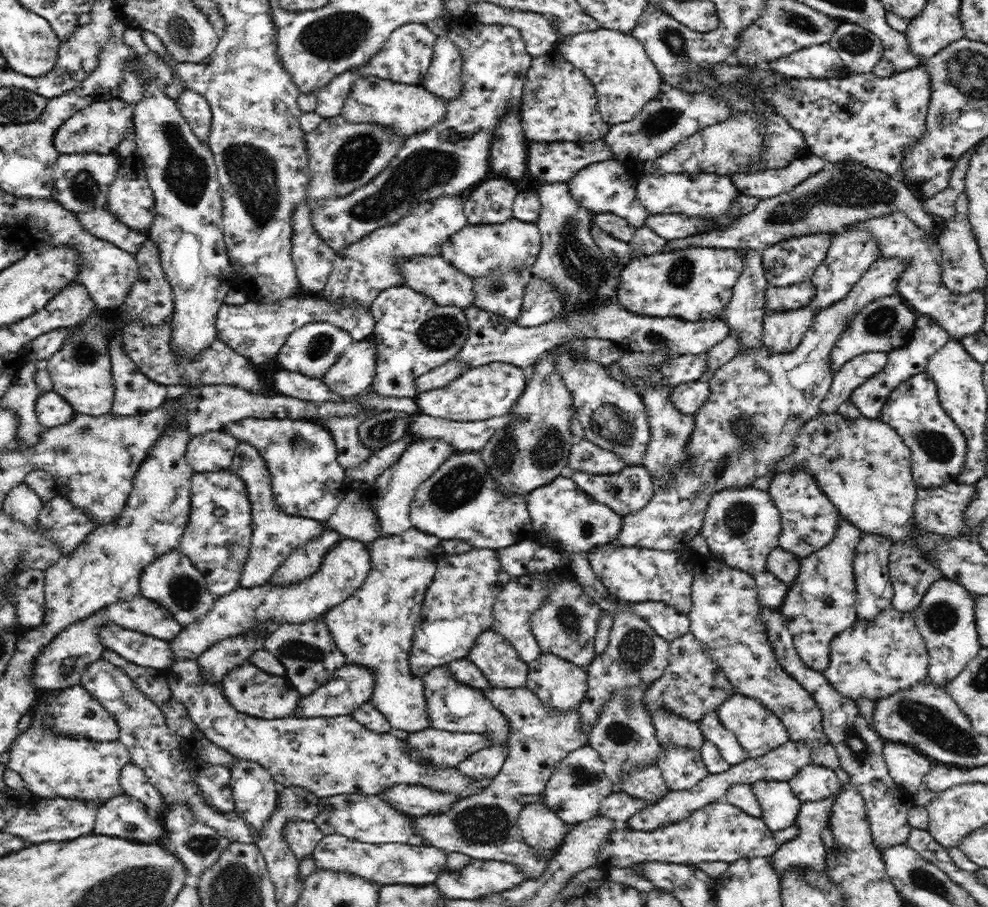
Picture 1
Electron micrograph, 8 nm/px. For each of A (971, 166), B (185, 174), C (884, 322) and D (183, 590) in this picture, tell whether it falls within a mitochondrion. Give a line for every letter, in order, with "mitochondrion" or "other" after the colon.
A: other
B: mitochondrion
C: mitochondrion
D: mitochondrion

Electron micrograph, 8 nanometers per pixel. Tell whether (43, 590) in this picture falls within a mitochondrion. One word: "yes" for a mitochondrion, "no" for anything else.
no

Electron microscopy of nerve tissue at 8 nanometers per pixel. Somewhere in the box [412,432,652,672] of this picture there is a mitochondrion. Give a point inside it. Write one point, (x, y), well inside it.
(462, 483)

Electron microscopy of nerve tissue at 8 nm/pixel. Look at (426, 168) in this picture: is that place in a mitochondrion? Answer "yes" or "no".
yes

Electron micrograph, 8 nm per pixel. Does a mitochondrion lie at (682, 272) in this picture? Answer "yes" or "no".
yes

